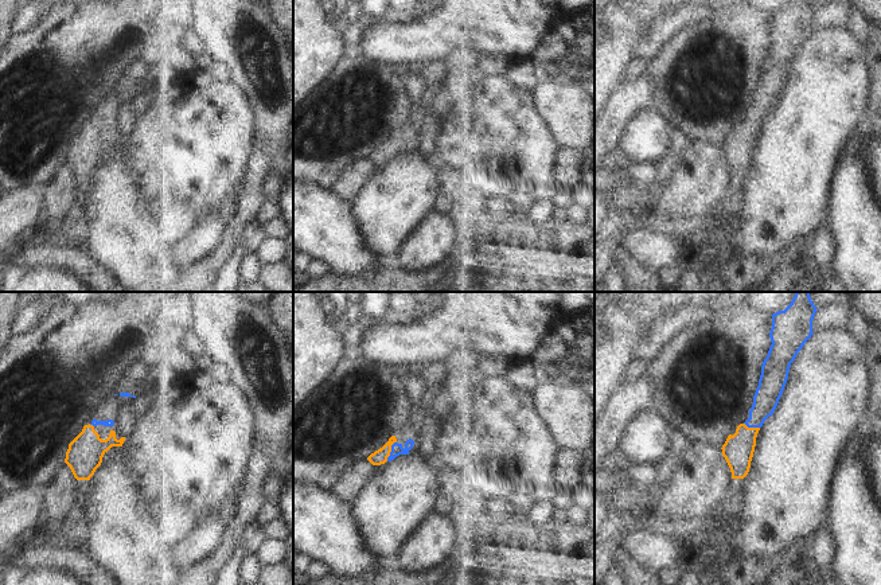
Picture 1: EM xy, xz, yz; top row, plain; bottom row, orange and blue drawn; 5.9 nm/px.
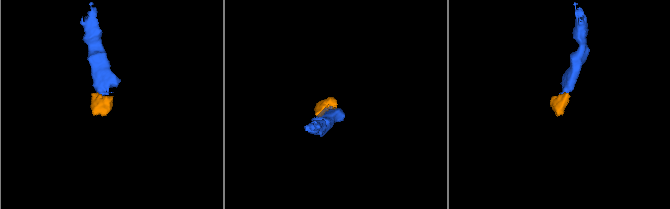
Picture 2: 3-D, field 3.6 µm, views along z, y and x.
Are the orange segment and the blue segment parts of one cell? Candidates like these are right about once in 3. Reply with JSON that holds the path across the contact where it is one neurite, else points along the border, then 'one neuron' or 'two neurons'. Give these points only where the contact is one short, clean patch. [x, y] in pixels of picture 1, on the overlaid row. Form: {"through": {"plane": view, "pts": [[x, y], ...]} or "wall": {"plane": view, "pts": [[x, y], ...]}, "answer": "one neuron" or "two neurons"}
{"through": {"plane": "xz", "pts": [[379, 456], [390, 451], [397, 449]]}, "answer": "one neuron"}

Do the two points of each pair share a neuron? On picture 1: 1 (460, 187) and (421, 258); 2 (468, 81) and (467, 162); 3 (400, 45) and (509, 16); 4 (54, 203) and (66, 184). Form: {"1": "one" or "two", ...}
{"1": "two", "2": "one", "3": "one", "4": "one"}

